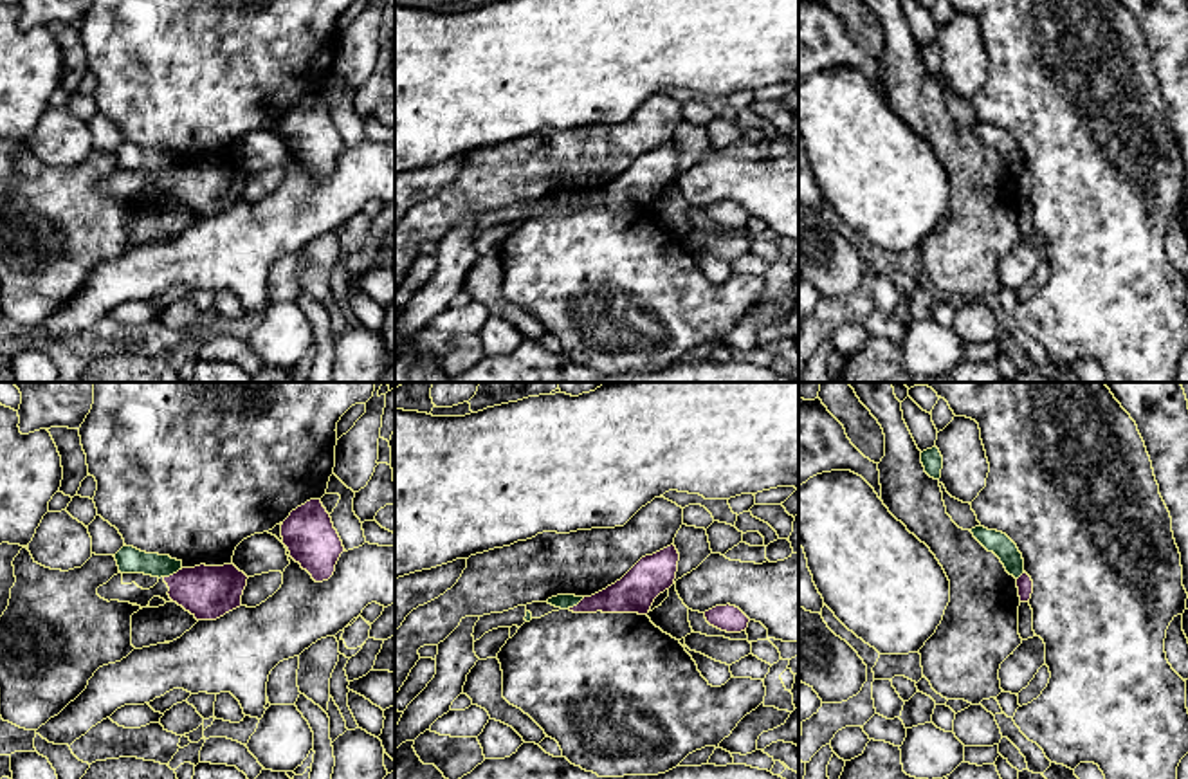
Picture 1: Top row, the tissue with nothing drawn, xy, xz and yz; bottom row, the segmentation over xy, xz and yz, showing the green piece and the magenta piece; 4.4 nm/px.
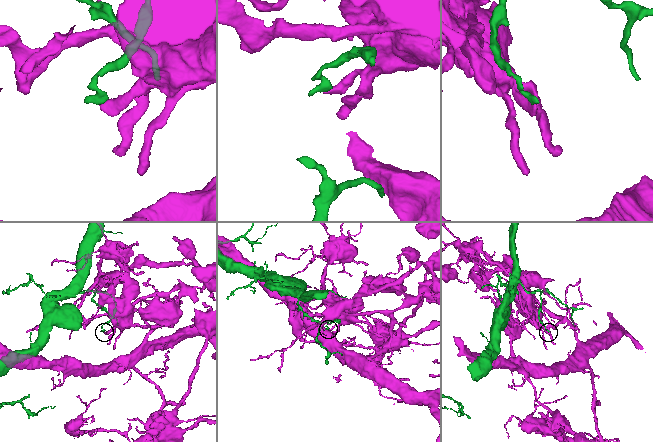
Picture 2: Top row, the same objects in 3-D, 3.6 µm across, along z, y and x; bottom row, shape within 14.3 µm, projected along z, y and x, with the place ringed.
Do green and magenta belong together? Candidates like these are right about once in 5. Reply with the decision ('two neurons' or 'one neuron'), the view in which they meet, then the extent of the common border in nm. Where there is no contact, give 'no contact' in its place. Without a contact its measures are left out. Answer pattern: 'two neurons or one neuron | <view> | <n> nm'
two neurons | xy | 100 nm

